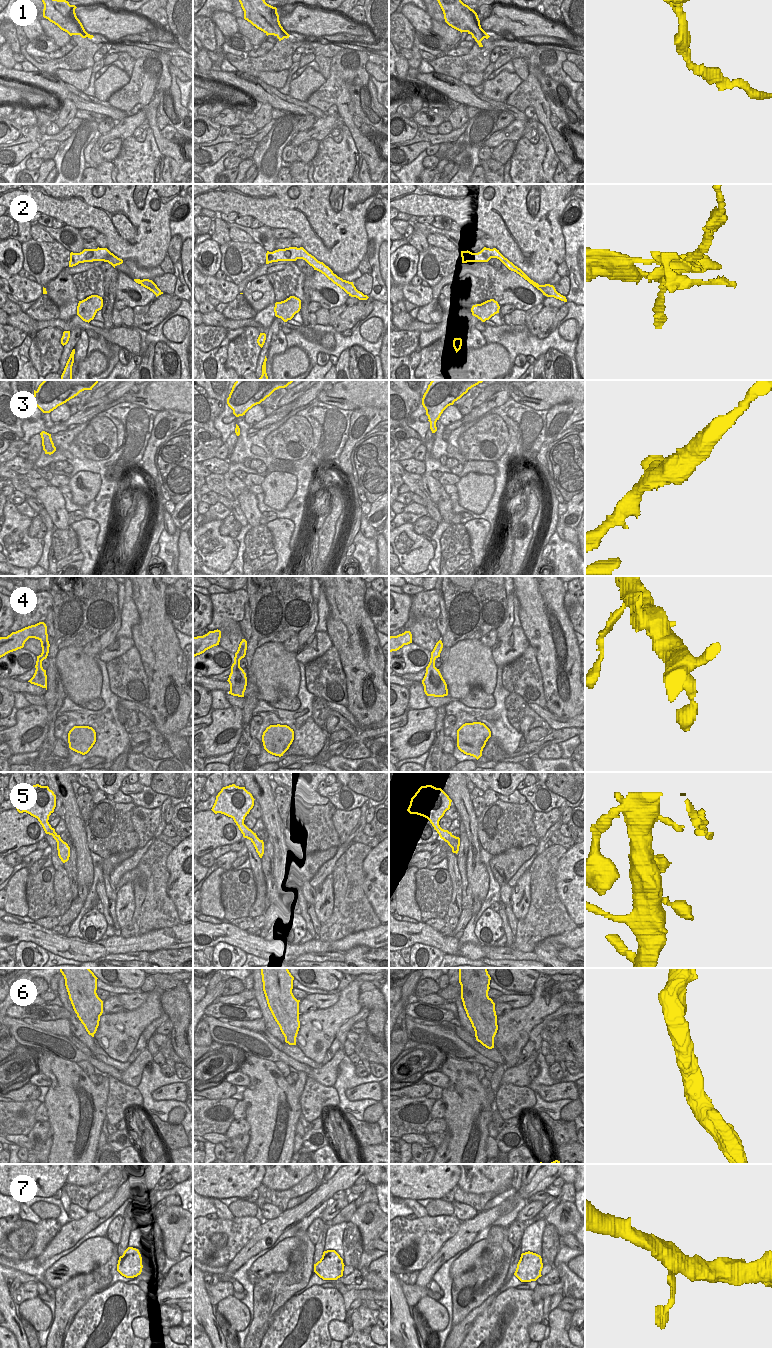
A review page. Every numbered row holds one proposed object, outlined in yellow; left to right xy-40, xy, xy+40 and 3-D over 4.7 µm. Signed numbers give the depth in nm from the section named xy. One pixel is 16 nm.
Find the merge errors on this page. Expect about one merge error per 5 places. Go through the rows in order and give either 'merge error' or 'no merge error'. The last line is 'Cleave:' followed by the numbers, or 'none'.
1: no merge error
2: merge error
3: no merge error
4: no merge error
5: no merge error
6: no merge error
7: no merge error
Cleave: 2

